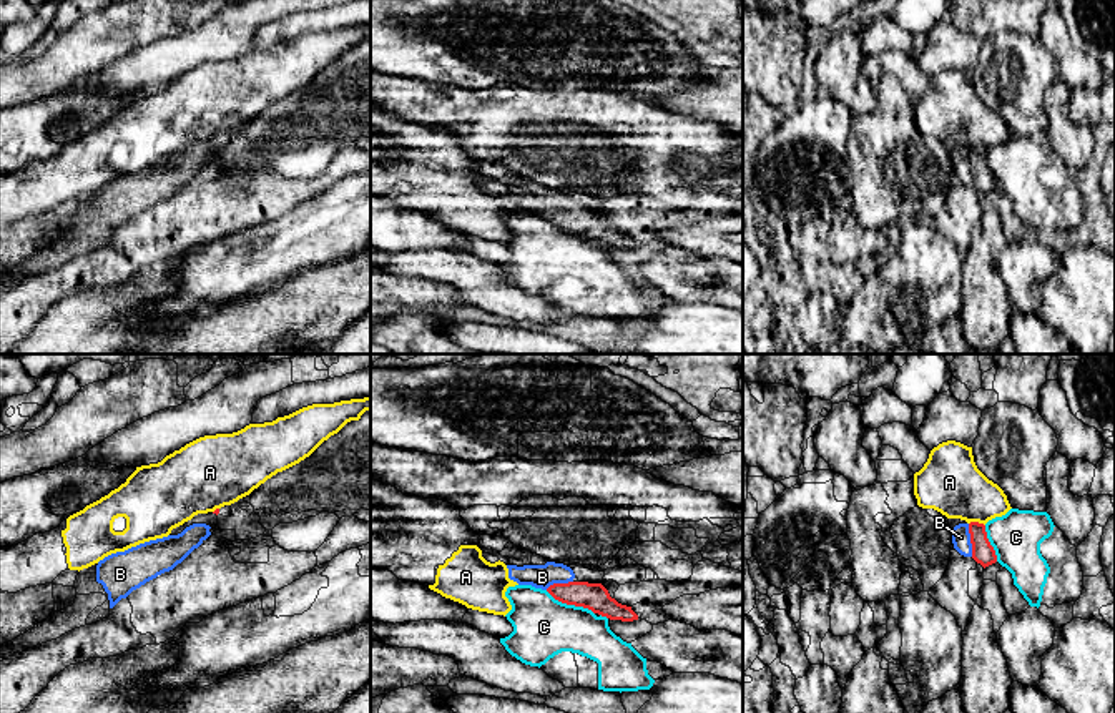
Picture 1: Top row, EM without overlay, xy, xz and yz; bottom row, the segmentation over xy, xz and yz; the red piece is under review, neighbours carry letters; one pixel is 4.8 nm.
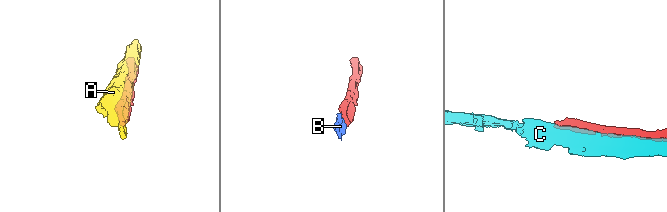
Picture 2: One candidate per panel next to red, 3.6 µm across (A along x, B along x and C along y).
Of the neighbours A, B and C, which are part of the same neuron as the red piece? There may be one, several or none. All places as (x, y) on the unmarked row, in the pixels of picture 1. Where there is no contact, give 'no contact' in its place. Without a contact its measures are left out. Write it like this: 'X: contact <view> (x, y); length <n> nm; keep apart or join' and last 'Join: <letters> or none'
A: contact yz (977, 150); length 80 nm; keep apart
B: contact yz (971, 168); length 160 nm; join
C: contact xz (570, 231); length 260 nm; keep apart
Join: B

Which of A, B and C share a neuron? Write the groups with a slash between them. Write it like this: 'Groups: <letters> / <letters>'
Groups: A / B / C

